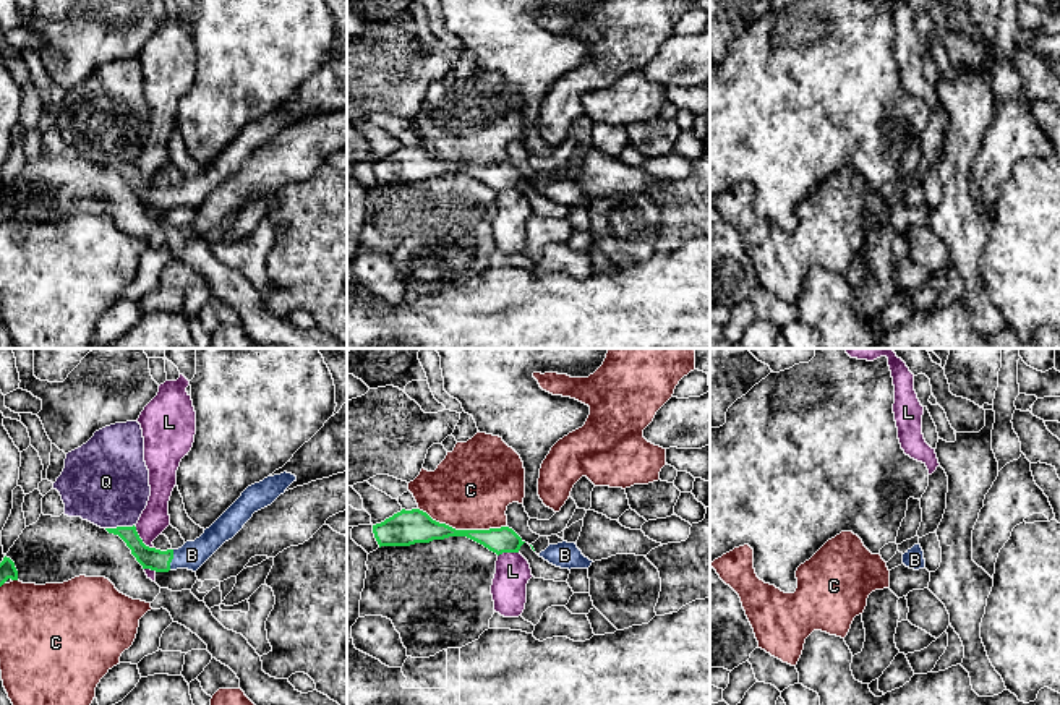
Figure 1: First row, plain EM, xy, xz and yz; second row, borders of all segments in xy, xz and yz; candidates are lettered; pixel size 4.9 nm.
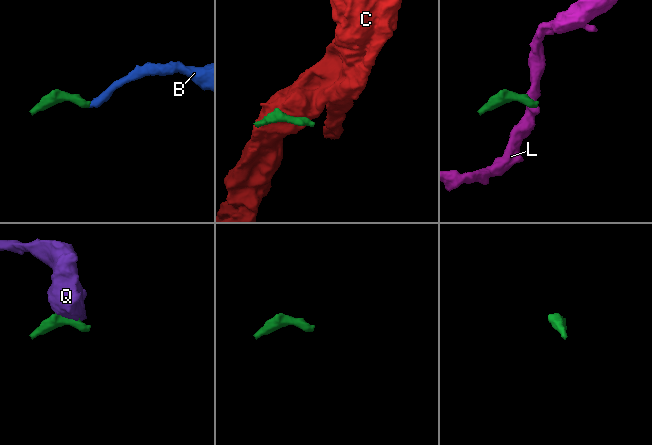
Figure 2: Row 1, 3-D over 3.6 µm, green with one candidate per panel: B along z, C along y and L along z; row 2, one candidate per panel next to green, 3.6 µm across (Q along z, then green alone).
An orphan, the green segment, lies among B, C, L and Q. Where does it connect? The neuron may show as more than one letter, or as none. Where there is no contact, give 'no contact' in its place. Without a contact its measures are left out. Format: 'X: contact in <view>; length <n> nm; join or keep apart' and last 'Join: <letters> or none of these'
B: contact in xy; length 110 nm; join
C: contact in xz; length 460 nm; keep apart
L: contact in xy; length 160 nm; keep apart
Q: contact in xy; length 150 nm; keep apart
Join: B

